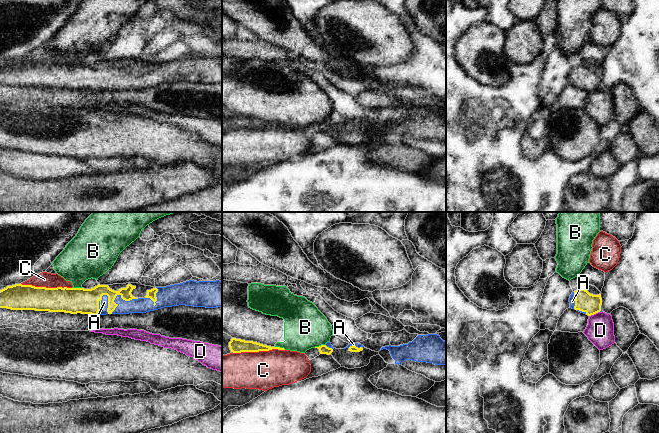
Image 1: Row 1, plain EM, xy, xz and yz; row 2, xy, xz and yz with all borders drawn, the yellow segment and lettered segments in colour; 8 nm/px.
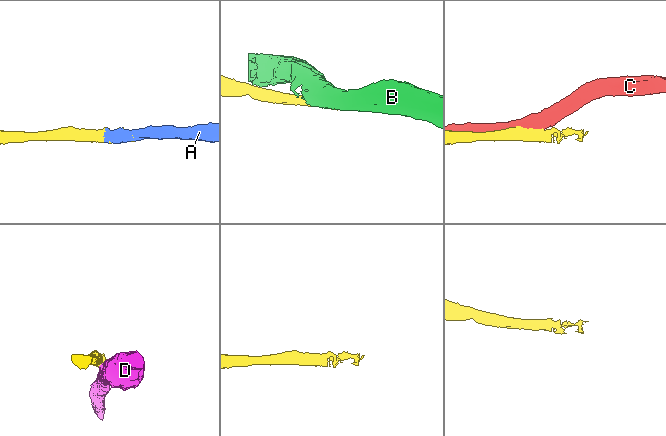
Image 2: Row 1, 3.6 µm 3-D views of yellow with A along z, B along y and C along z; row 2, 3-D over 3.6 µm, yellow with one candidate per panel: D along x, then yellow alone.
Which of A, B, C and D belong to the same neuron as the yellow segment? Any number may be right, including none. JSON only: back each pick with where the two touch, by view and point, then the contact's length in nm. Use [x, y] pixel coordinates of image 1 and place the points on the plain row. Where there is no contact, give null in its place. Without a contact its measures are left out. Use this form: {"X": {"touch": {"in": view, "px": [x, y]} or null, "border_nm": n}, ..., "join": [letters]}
{"A": {"touch": {"in": "xy", "px": [100, 79]}, "border_nm": 180}, "join": ["A"]}

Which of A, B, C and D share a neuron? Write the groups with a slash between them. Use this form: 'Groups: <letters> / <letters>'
Groups: A / B / C / D

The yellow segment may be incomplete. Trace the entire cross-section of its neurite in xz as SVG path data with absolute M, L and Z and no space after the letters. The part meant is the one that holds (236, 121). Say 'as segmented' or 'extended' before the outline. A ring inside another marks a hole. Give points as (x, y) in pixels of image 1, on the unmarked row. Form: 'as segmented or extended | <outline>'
as segmented | M236 114L231 115L229 118L229 123L233 129L269 127L272 125L285 126L284 124L280 123L271 123L257 118L245 117Z

